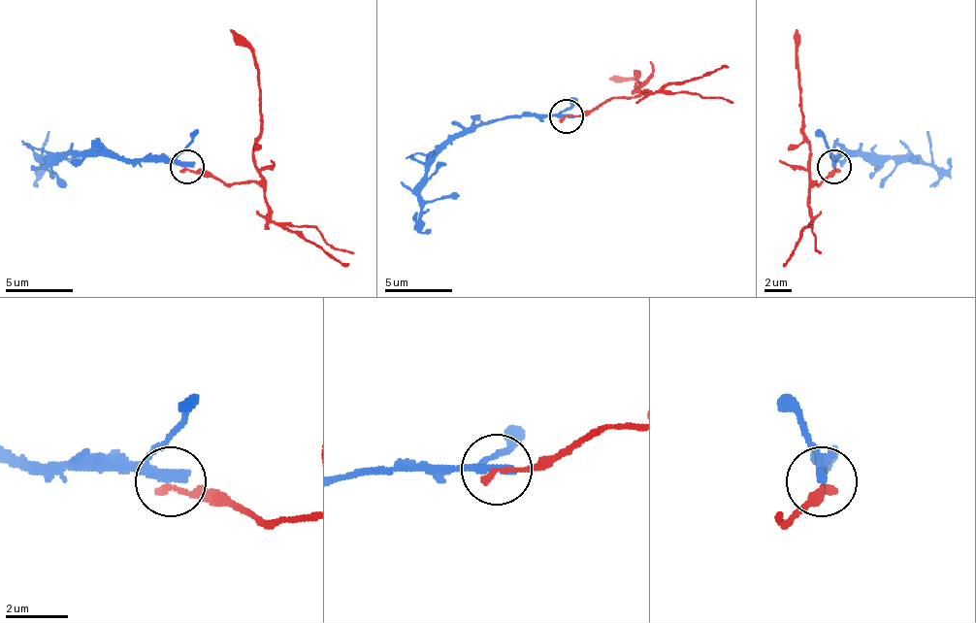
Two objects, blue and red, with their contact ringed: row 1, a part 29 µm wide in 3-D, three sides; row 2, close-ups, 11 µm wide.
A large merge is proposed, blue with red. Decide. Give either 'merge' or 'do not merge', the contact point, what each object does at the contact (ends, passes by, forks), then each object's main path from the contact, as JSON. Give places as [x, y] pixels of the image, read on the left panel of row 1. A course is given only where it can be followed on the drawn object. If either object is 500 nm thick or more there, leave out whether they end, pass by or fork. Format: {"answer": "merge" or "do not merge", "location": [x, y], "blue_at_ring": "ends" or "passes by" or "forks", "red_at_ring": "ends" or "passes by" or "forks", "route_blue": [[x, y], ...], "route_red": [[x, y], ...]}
{"answer": "do not merge", "location": [186, 167], "blue_at_ring": "passes by", "red_at_ring": "ends", "route_blue": [[187, 166], [52, 155], [42, 159], [46, 169], [52, 159]], "route_red": [[187, 169], [208, 169], [224, 182], [251, 182], [258, 176], [258, 64], [231, 30]]}

